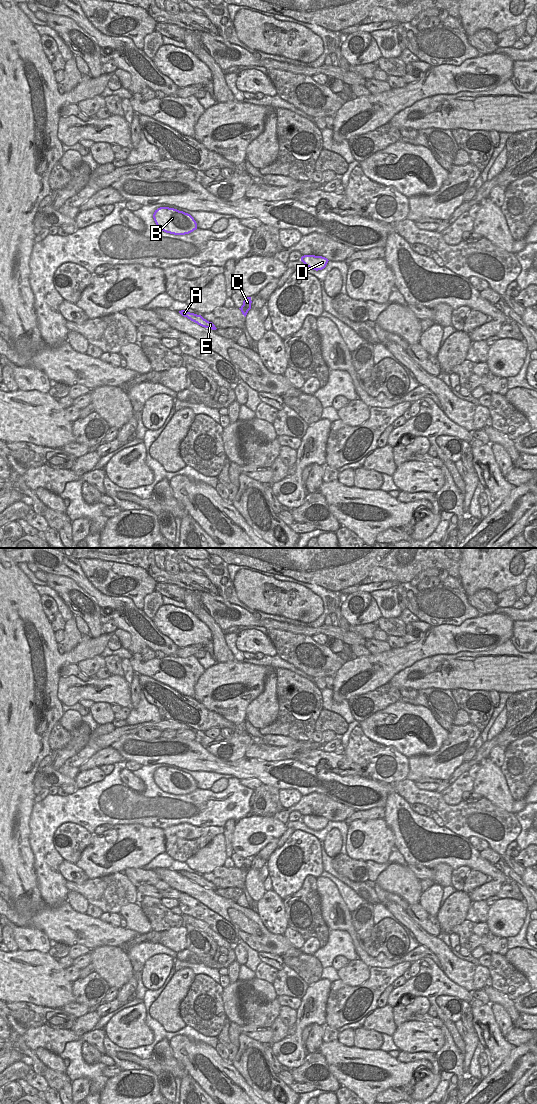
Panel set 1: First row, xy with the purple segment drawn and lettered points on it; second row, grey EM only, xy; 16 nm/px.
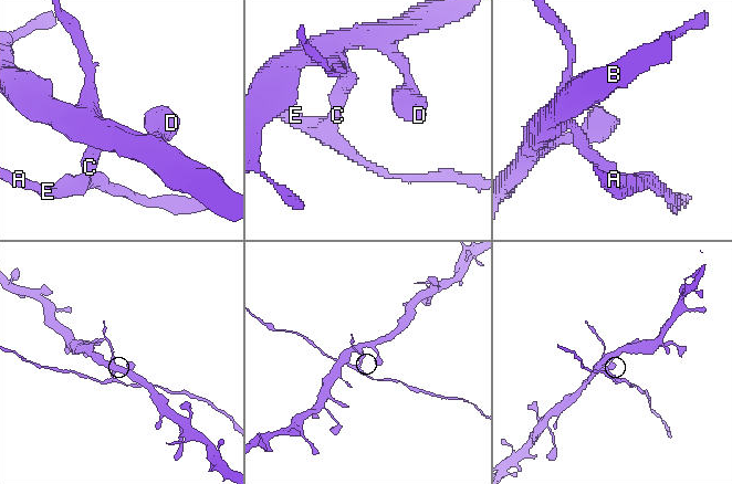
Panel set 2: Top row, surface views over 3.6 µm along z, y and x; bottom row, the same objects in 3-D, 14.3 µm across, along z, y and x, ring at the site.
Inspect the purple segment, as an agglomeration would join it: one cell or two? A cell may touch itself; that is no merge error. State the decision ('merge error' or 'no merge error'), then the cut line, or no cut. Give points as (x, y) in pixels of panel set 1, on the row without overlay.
merge error; cut in xy along (241, 869), (247, 871)

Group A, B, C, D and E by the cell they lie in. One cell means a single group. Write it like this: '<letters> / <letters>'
A E / B C D

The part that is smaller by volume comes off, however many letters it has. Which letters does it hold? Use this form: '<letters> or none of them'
A, E

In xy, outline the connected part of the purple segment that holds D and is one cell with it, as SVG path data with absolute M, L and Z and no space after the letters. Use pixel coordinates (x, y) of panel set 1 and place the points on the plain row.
M304 815L301 821L310 829L318 831L324 829L329 820L322 816Z

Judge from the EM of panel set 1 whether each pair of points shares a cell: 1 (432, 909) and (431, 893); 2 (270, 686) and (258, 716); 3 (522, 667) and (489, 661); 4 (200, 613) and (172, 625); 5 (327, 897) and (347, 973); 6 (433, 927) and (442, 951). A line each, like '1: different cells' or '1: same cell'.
1: same cell
2: same cell
3: same cell
4: different cells
5: different cells
6: different cells

